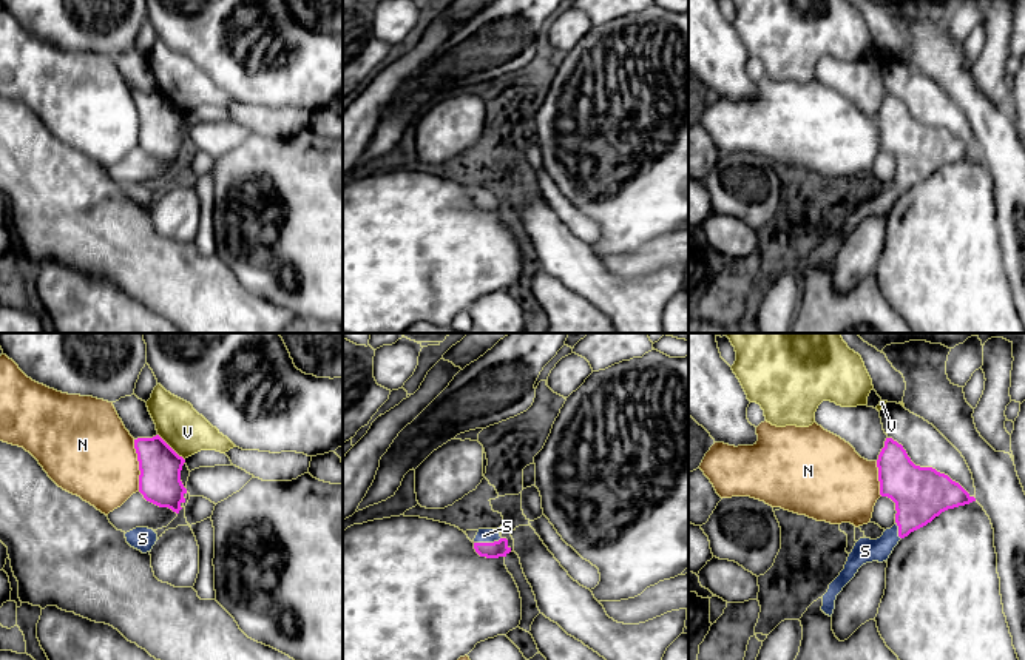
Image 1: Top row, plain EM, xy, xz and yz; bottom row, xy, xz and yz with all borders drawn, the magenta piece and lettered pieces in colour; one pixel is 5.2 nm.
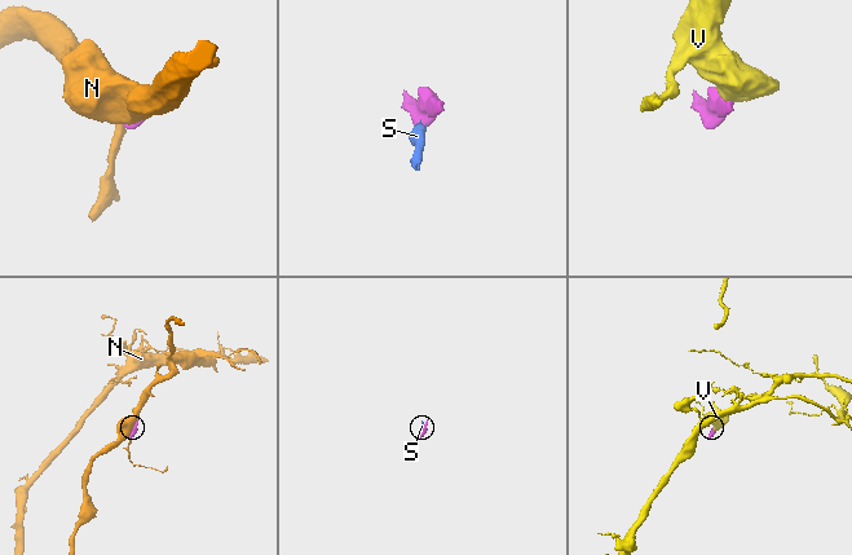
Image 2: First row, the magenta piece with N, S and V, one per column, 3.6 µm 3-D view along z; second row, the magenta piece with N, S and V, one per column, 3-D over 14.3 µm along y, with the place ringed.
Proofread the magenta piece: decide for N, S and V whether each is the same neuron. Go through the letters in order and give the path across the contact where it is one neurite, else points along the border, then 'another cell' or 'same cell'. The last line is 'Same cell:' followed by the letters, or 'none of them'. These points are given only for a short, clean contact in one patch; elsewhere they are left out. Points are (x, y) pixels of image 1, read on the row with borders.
N: another cell
S: same cell
V: another cell
Same cell: S

